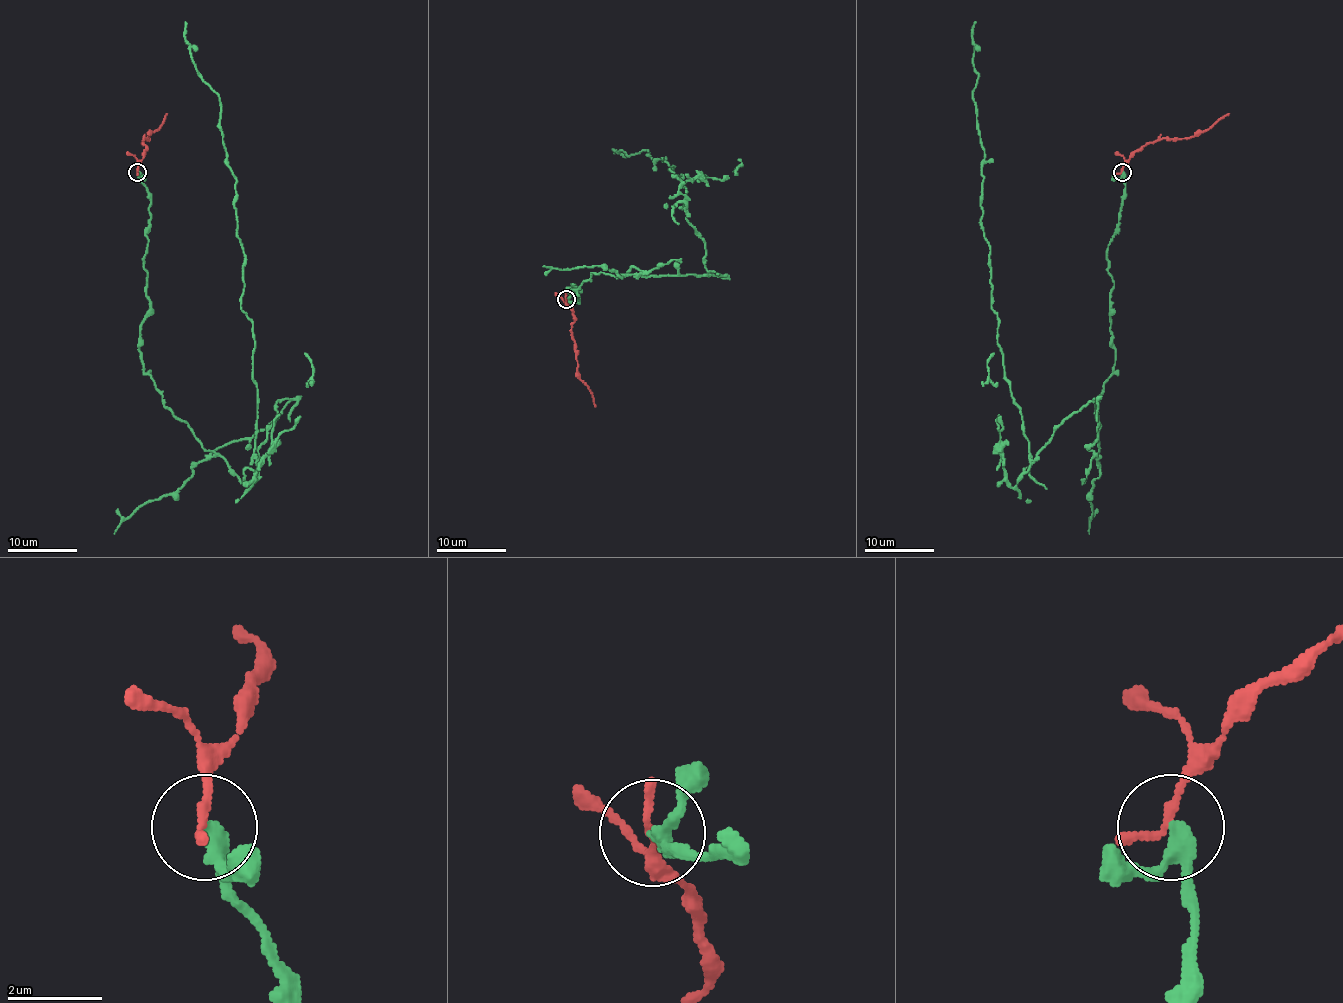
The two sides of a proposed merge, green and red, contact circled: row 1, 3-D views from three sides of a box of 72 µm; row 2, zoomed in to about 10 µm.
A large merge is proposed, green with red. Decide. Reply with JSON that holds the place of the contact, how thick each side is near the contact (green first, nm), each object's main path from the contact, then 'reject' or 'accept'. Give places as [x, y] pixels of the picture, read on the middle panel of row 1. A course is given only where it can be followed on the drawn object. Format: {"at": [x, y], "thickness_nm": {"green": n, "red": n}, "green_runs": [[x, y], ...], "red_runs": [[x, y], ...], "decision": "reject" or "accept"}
{"at": [566, 299], "thickness_nm": {"green": 280, "red": 200}, "green_runs": [[566, 300], [579, 300], [567, 289], [593, 272], [716, 275], [687, 220], [683, 175], [647, 151], [614, 153]], "red_runs": [[566, 298], [574, 322], [571, 326], [578, 376], [590, 391], [595, 407]], "decision": "reject"}

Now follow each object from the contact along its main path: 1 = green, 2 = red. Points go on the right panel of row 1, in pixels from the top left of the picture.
1: (1122, 172), (1106, 252), (1115, 361), (1094, 406), (1098, 451), (1093, 399), (1034, 458), (991, 309), (975, 22)
2: (1120, 172), (1124, 164), (1148, 143), (1164, 138), (1198, 136), (1229, 114)

